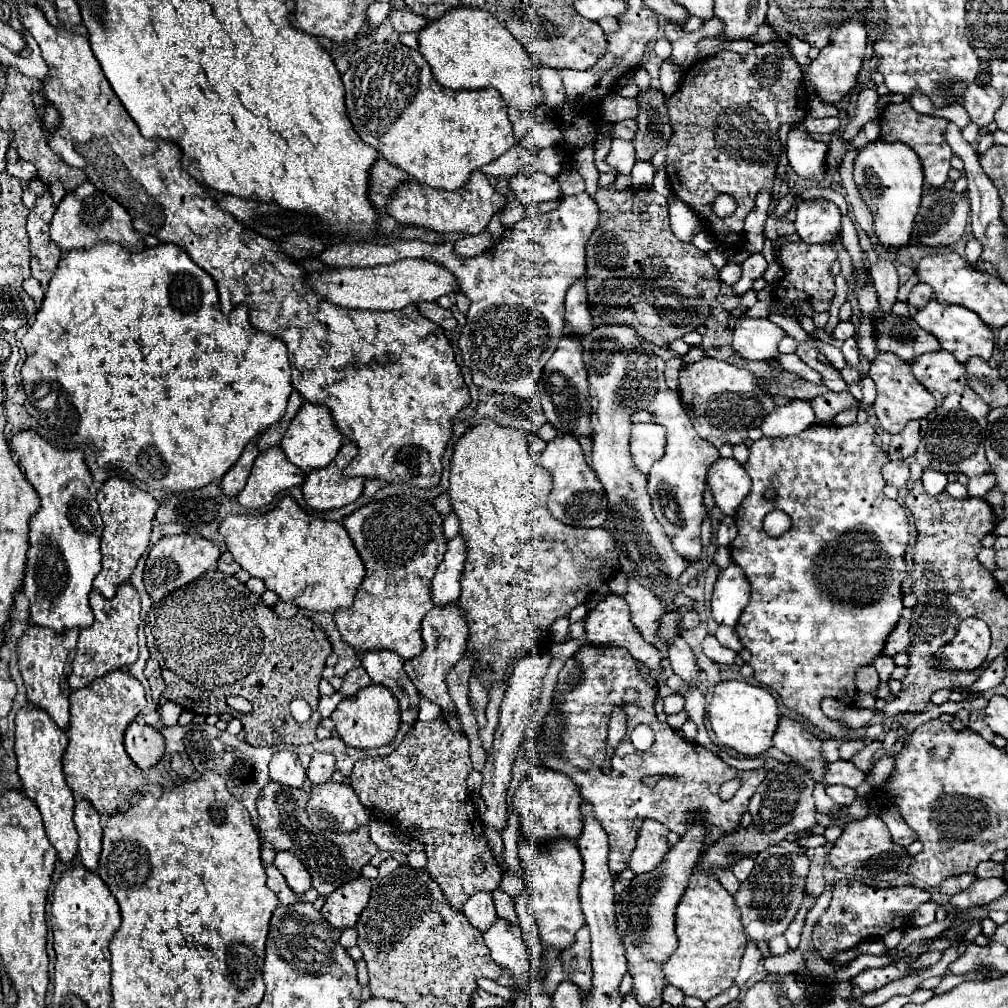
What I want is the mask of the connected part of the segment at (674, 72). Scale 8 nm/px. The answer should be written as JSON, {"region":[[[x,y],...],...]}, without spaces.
{"region":[[[670,59],[664,61],[664,63],[662,63],[662,69],[660,69],[662,93],[664,93],[664,95],[672,95],[672,93],[678,89],[680,79],[682,79],[682,69],[676,67],[676,63],[670,63]]]}

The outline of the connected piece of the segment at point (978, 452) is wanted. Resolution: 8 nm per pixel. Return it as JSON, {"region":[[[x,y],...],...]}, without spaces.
{"region":[[[948,351],[938,353],[926,353],[914,359],[912,371],[916,379],[936,397],[936,419],[930,423],[928,433],[920,441],[920,447],[916,451],[916,459],[922,469],[934,469],[940,473],[964,473],[970,479],[970,497],[984,497],[996,483],[996,475],[990,469],[990,463],[984,455],[984,449],[980,445],[972,445],[972,435],[978,437],[976,425],[986,425],[986,417],[990,407],[976,395],[970,385],[966,383],[966,369],[962,363],[956,361],[956,357]]]}

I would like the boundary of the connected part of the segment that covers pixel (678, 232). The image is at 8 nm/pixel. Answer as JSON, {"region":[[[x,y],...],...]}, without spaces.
{"region":[[[670,198],[670,217],[672,217],[672,231],[684,243],[692,243],[692,239],[702,231],[700,220],[694,211],[690,211],[678,199]]]}

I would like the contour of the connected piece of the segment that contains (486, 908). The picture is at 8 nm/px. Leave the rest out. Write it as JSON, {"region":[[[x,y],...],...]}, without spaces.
{"region":[[[474,891],[464,905],[464,915],[476,929],[486,931],[498,919],[492,895],[486,891]]]}

